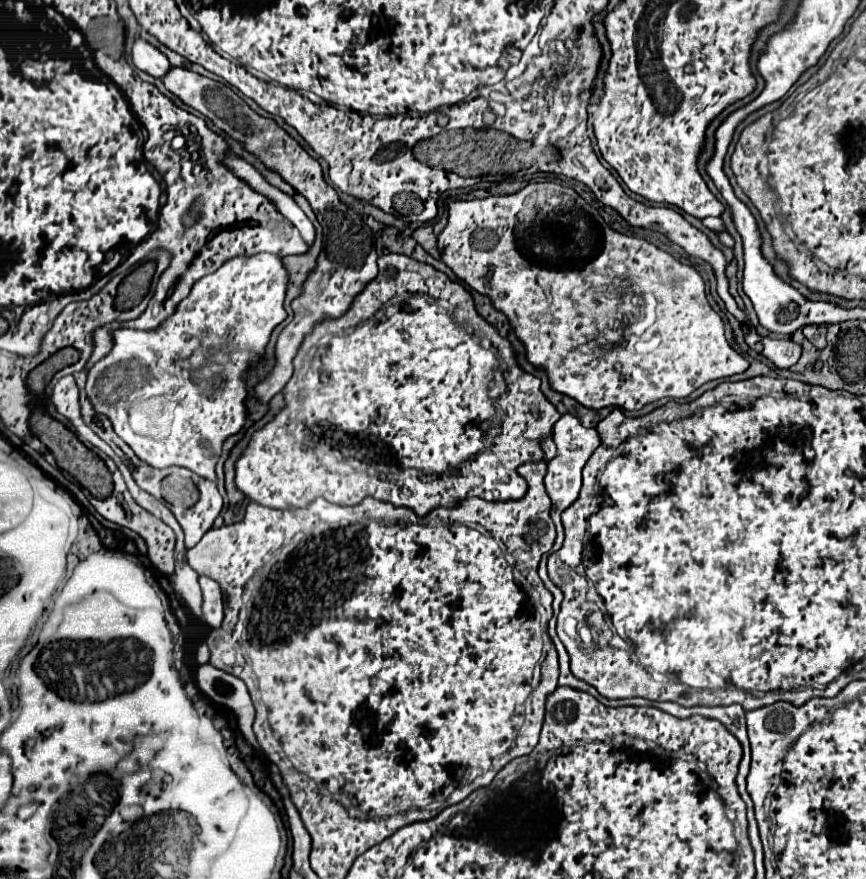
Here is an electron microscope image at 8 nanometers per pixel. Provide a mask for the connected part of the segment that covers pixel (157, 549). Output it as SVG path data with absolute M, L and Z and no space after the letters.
M138 504L130 506L130 530L138 532L148 544L148 558L164 572L174 572L174 532L162 520L154 518Z

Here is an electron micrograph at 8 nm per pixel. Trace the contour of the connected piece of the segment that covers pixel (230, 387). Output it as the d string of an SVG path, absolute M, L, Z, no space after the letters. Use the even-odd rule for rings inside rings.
M238 256L224 262L218 272L198 280L190 296L158 328L116 330L112 352L94 364L98 370L94 370L94 378L88 374L86 382L86 392L96 412L106 414L114 432L150 466L164 468L178 464L198 476L216 480L214 466L220 456L220 446L230 434L242 428L246 418L242 374L248 362L256 354L262 354L272 328L282 322L280 316L286 318L286 282L288 274L278 256ZM270 316L278 316L280 320L266 320ZM214 330L220 340L226 338L222 346L232 344L234 350L230 350L230 358L222 358L222 366L216 366L216 362L208 364L198 372L198 382L192 382L190 364L198 370L200 362L210 358L220 346L218 340L204 338ZM218 370L222 370L222 380L214 382L214 386L200 386L204 380L216 378Z

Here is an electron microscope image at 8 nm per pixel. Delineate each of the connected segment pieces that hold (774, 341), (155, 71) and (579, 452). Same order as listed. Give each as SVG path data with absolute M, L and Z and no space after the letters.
M755 332L745 334L744 340L750 346L750 350L762 354L764 358L768 358L776 368L790 368L792 364L798 362L802 348L792 342L791 339L778 339L771 336L749 337Z
M136 36L132 42L132 62L136 64L138 70L148 72L150 76L156 76L156 78L162 78L170 68L168 58L156 46L152 46L140 36Z
M562 414L560 420L554 424L554 444L556 444L556 456L548 460L544 486L552 500L552 520L556 520L558 532L562 532L558 524L558 516L578 498L578 492L582 486L582 468L592 456L592 452L600 446L600 434L596 428L582 426L582 422L578 422L578 418L574 418L572 414Z

